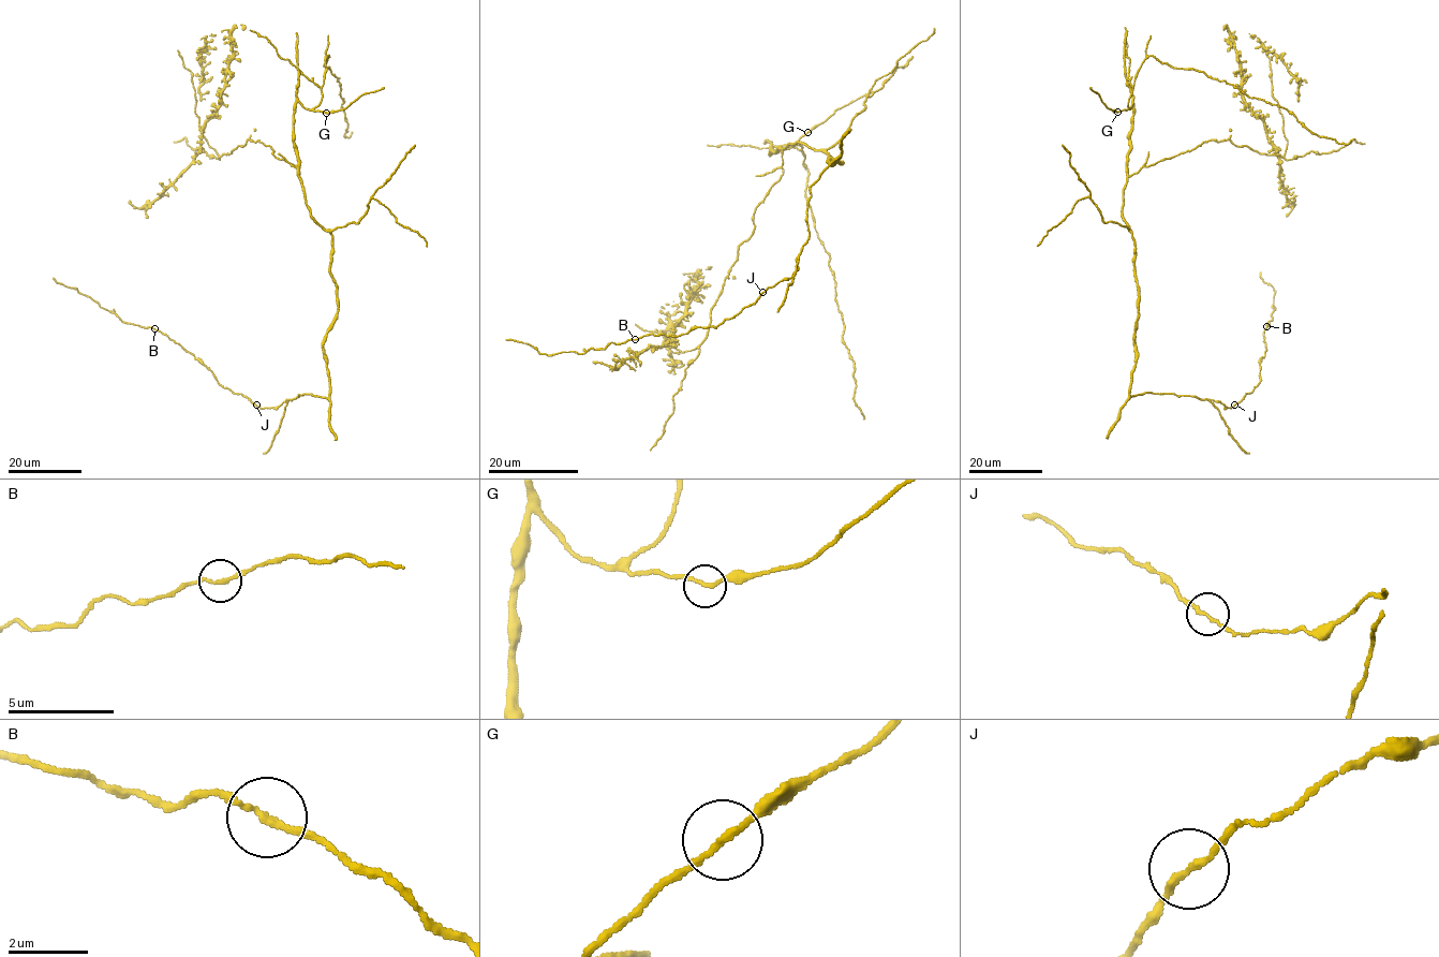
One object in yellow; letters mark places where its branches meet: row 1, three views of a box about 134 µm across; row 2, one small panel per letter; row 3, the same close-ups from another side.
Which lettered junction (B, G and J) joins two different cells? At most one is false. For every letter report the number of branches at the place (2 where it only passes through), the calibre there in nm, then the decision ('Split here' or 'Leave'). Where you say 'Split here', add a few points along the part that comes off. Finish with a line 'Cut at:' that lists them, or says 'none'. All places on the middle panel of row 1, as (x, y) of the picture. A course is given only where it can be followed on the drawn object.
B: Branches: 2. Thickness 160 nm. Leave
G: Branches: 2. Thickness 160 nm. Leave
J: Branches: 2. Thickness 160 nm. Leave
Cut at: none

